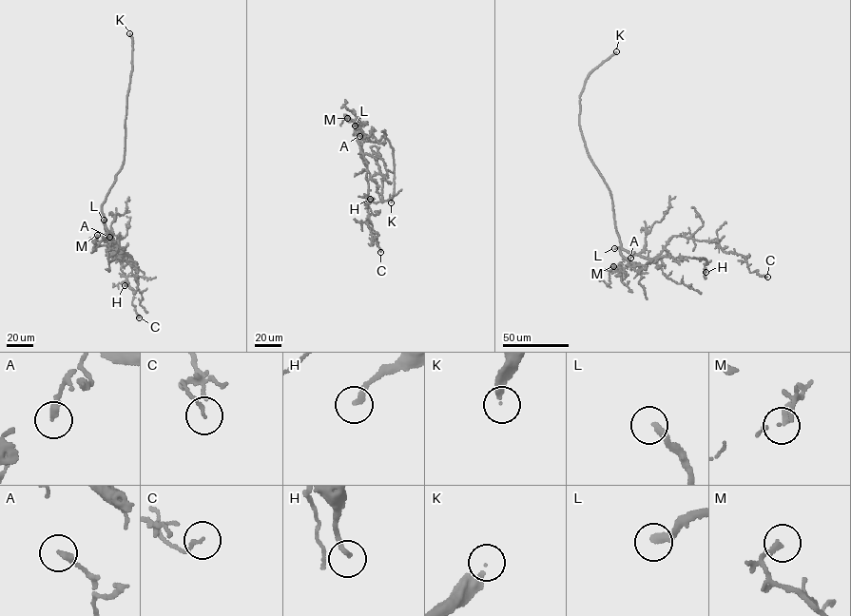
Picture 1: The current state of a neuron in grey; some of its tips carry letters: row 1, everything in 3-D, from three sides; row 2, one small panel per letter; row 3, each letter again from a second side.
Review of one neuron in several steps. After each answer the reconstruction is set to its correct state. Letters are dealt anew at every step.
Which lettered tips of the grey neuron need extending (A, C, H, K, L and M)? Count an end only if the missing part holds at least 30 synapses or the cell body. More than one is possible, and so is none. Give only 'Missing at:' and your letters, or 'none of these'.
Missing at: K, L

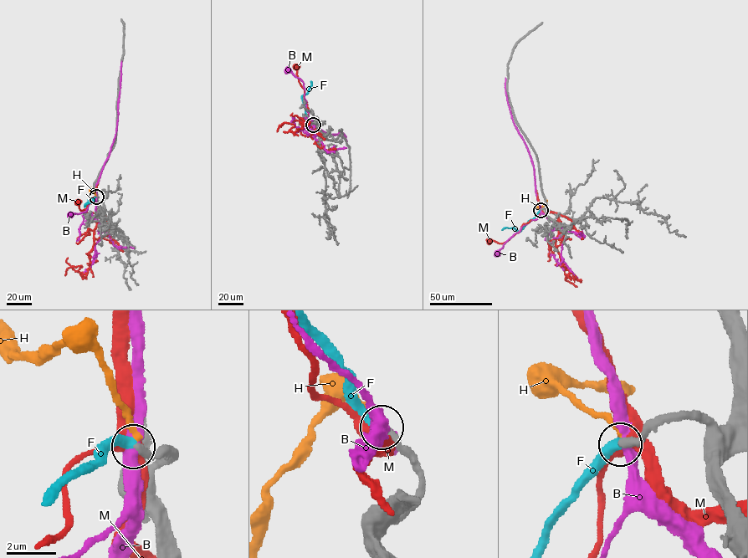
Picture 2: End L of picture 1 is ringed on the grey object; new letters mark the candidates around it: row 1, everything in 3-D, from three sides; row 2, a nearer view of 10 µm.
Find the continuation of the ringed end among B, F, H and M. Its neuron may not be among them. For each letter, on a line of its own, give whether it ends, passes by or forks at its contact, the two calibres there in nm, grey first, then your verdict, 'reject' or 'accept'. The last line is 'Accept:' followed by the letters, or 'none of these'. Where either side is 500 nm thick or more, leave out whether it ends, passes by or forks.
B: it passes by | 320/440 nm | reject
F: it ends | 320/320 nm | accept
H: it ends | 300/200 nm | reject
M: it passes by | 360/400 nm | reject
Accept: F

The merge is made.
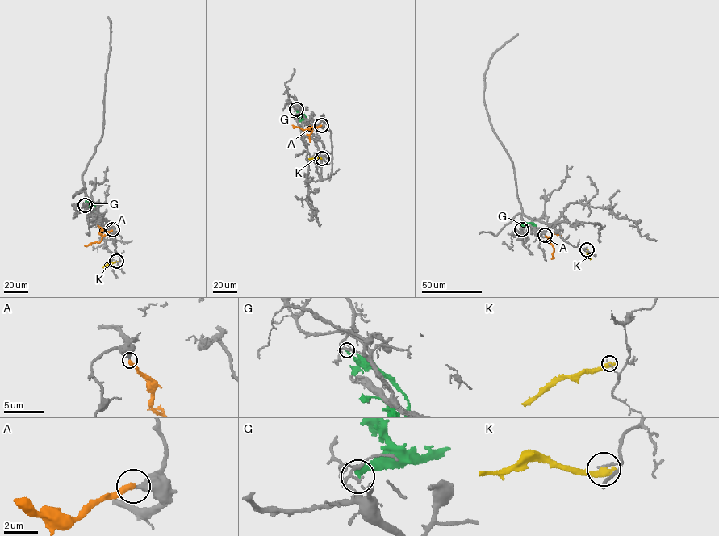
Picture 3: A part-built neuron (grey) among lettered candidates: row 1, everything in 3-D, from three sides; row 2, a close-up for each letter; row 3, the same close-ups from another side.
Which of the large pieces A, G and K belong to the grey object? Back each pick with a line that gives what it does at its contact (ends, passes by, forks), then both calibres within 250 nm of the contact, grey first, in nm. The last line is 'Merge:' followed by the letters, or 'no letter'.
A: it ends; calibres 320 and 360 nm
Merge: A

